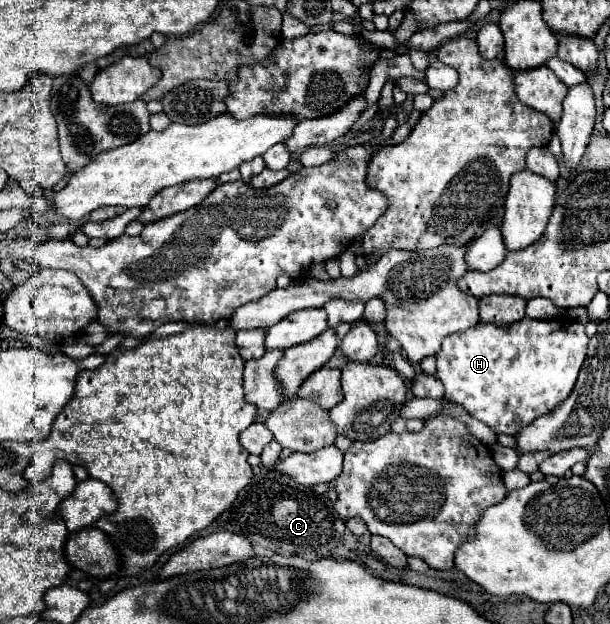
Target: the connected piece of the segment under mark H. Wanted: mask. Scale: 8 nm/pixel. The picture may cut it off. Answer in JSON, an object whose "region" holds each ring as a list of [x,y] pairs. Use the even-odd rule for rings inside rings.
{"region":[[[522,318],[520,322],[514,322],[508,328],[503,328],[502,326],[486,326],[486,324],[478,323],[474,328],[464,330],[464,332],[458,332],[458,334],[450,334],[450,336],[444,338],[442,348],[436,354],[436,358],[438,358],[438,372],[436,372],[436,376],[440,378],[440,382],[446,388],[446,398],[450,398],[452,402],[464,406],[470,412],[470,416],[474,416],[476,420],[480,420],[486,426],[490,426],[496,434],[514,436],[514,434],[518,434],[518,430],[522,430],[522,426],[528,426],[534,418],[552,412],[562,400],[566,400],[566,396],[570,394],[570,390],[576,384],[576,378],[578,378],[578,372],[580,372],[582,364],[584,364],[586,348],[588,348],[588,336],[585,332],[584,324],[578,322],[578,320],[570,320],[570,318],[564,318],[564,320],[530,320],[530,318]]]}

